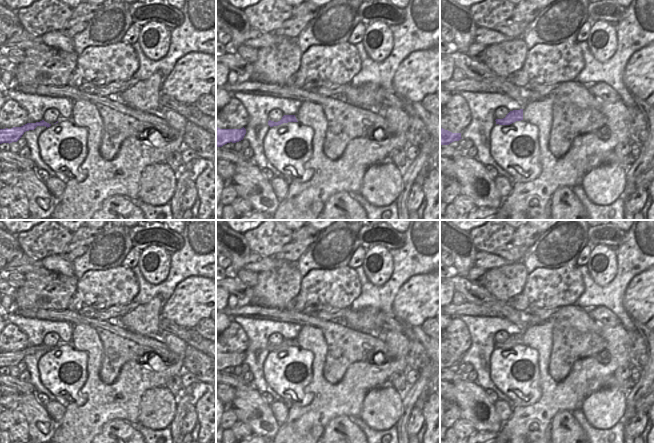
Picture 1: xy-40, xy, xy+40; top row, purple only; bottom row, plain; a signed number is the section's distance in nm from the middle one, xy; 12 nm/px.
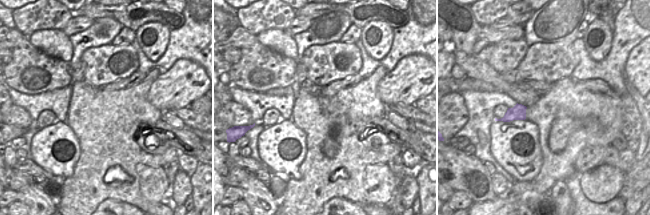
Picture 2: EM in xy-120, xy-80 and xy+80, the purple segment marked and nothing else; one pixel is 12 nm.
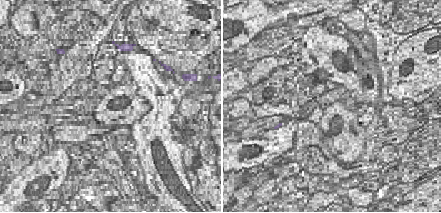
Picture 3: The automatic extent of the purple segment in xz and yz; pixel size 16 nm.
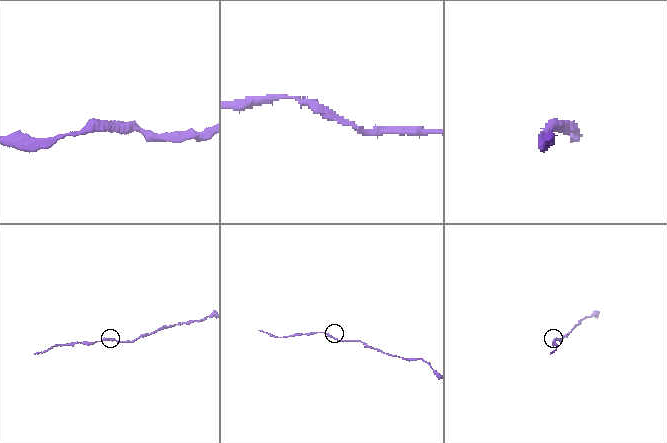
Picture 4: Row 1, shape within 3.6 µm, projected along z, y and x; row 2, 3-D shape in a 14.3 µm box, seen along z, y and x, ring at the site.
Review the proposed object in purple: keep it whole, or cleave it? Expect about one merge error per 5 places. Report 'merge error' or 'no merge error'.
no merge error

